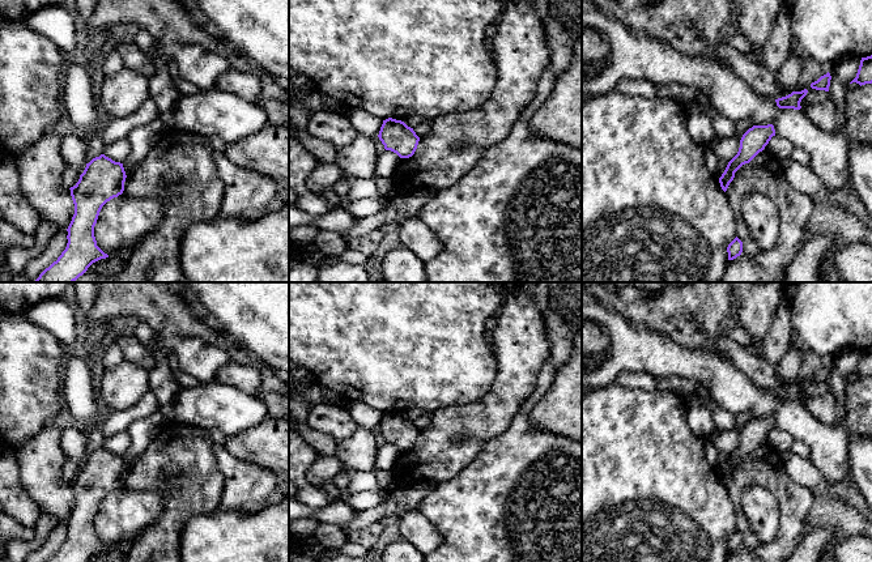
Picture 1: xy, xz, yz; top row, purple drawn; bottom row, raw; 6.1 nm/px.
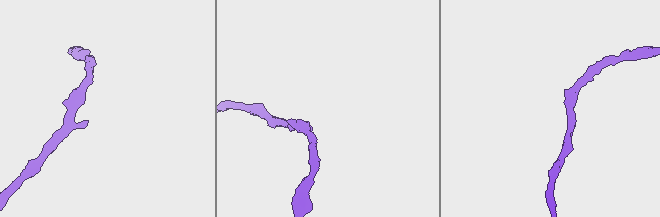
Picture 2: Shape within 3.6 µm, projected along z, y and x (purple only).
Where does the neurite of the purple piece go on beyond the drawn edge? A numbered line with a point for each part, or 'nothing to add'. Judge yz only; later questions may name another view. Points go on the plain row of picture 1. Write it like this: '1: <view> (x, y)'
nothing to add

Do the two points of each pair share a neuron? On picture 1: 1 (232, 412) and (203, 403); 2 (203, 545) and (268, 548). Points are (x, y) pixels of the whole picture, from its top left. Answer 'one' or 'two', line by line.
1: one
2: one

